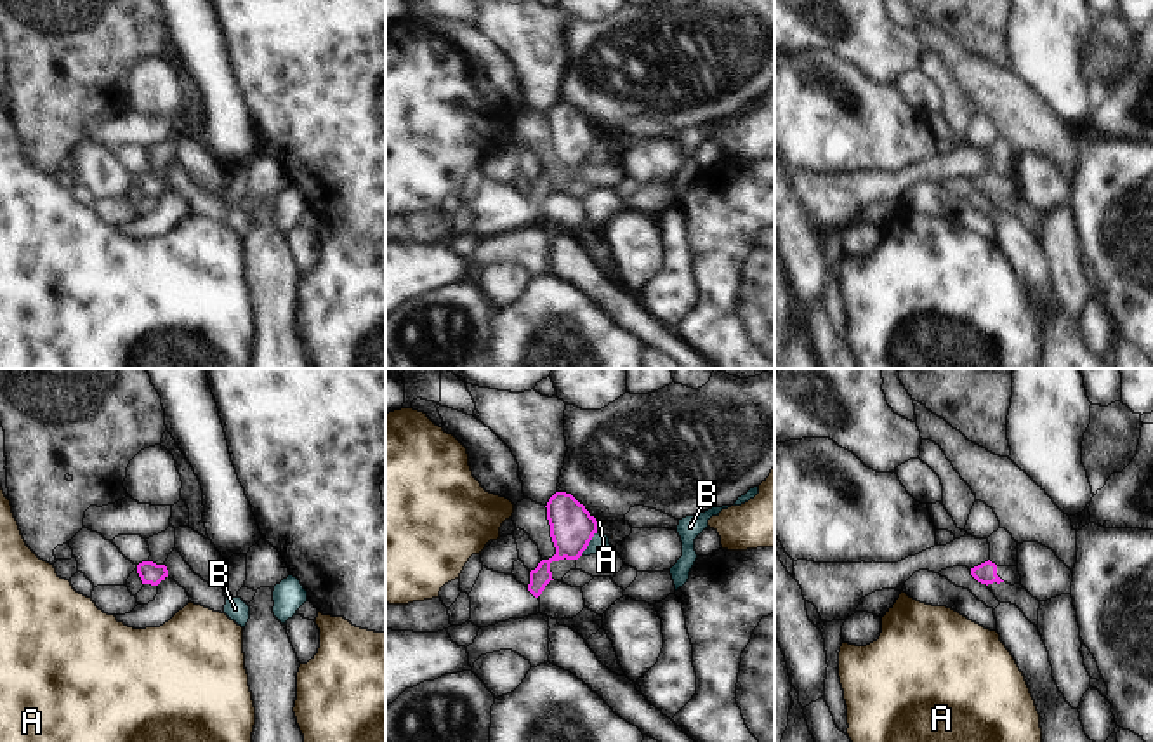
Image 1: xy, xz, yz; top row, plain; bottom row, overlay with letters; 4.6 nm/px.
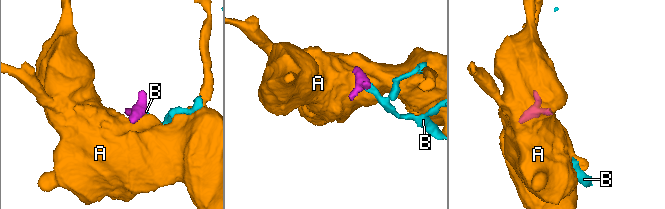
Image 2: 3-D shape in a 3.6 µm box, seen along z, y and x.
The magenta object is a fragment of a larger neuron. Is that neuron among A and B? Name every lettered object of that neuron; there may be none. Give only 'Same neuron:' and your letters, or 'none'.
Same neuron: none

